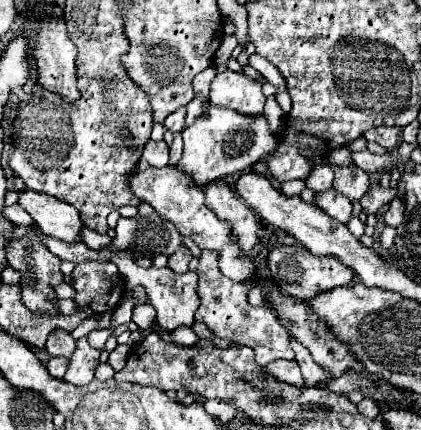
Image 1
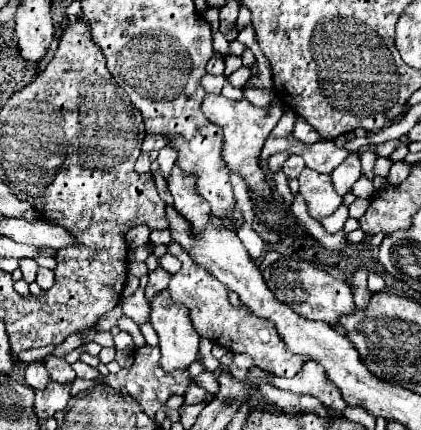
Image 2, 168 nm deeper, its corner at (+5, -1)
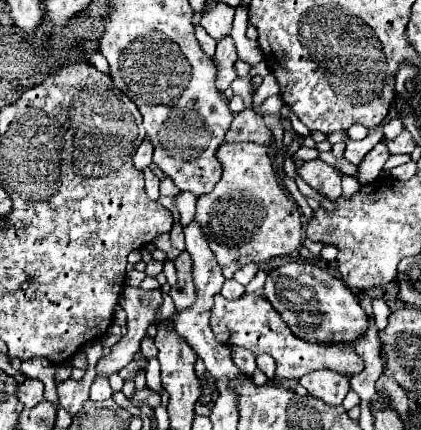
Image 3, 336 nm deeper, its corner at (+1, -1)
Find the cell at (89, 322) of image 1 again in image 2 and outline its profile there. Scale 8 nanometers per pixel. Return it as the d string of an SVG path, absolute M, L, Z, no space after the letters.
M48 345L46 347L41 347L38 349L27 350L18 354L16 358L18 361L30 364L32 362L36 362L42 358L45 358L47 355L52 353L55 348L56 345Z

